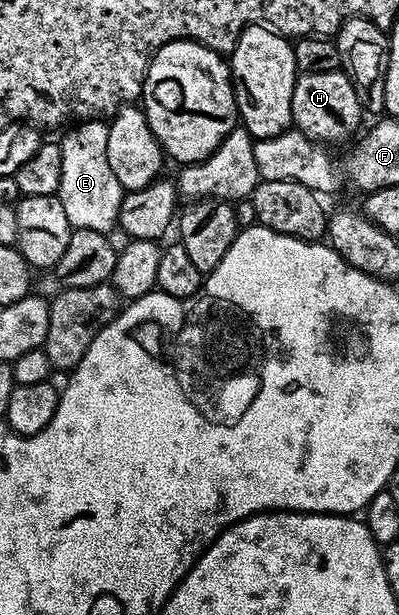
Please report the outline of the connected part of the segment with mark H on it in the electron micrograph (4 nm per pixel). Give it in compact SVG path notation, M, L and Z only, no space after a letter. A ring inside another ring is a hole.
M339 69L333 71L317 71L316 73L299 73L293 87L293 111L291 119L294 128L304 133L309 140L316 143L327 141L343 141L355 133L359 120L365 114L357 99L357 91L353 91L353 83L346 73Z

